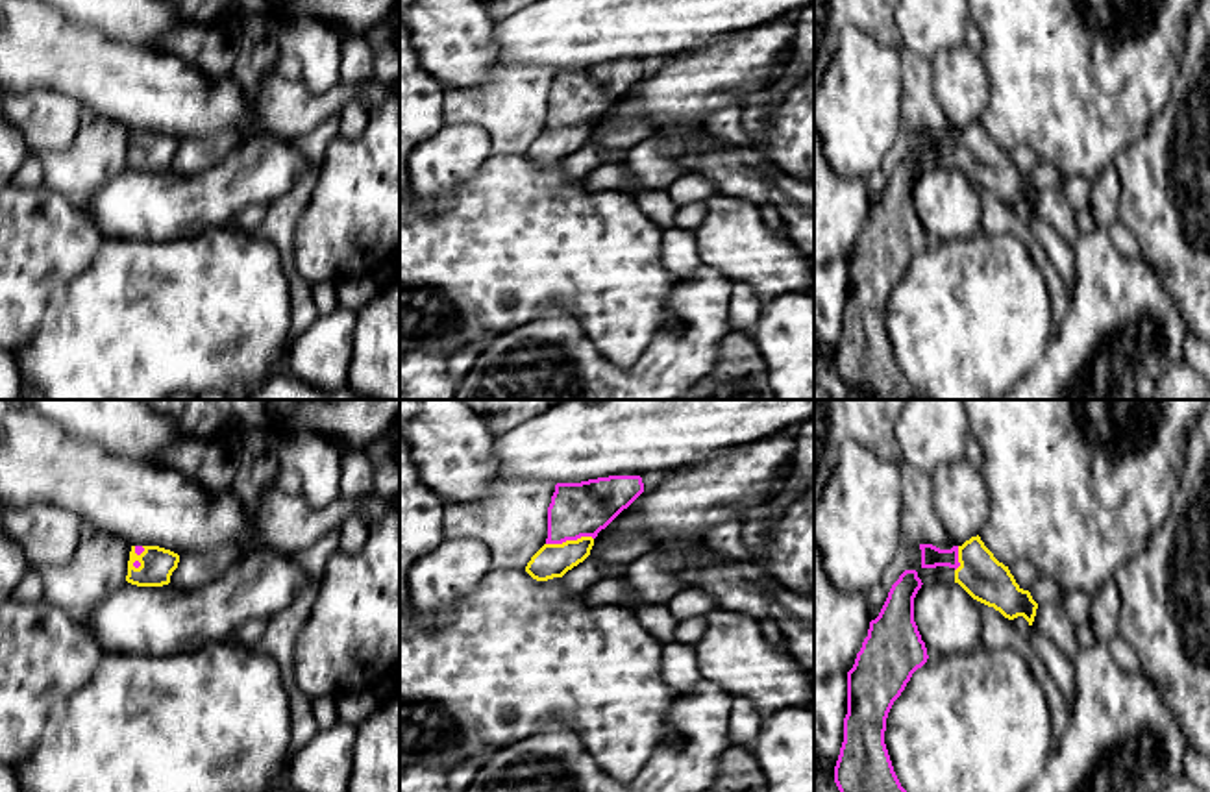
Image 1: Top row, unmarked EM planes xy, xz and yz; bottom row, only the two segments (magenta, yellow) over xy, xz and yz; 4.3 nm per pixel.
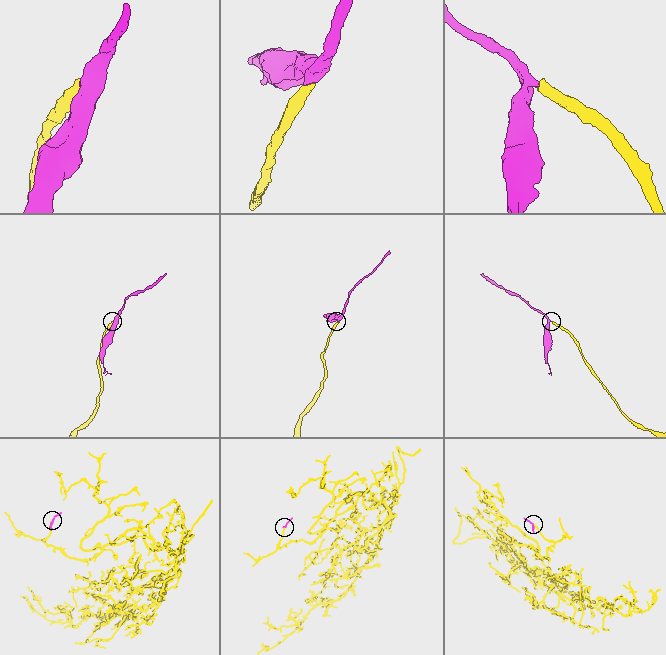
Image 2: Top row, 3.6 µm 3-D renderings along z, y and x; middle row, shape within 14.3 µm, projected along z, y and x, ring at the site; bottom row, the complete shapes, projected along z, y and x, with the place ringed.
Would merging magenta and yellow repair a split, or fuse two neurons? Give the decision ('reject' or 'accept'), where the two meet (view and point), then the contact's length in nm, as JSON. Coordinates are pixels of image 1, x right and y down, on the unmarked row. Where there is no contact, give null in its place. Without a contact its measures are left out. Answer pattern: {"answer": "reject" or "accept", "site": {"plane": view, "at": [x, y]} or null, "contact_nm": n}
{"answer": "accept", "site": {"plane": "xz", "at": [568, 124]}, "contact_nm": 220}

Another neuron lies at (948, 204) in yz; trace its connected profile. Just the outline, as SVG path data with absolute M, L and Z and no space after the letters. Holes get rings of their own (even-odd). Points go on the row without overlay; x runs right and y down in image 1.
M923 168L914 183L914 207L932 244L982 231L979 194L958 168Z

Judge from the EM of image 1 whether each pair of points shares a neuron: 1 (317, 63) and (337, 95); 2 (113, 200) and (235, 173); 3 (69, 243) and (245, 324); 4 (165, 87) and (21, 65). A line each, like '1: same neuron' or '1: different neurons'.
1: different neurons
2: same neuron
3: different neurons
4: same neuron

